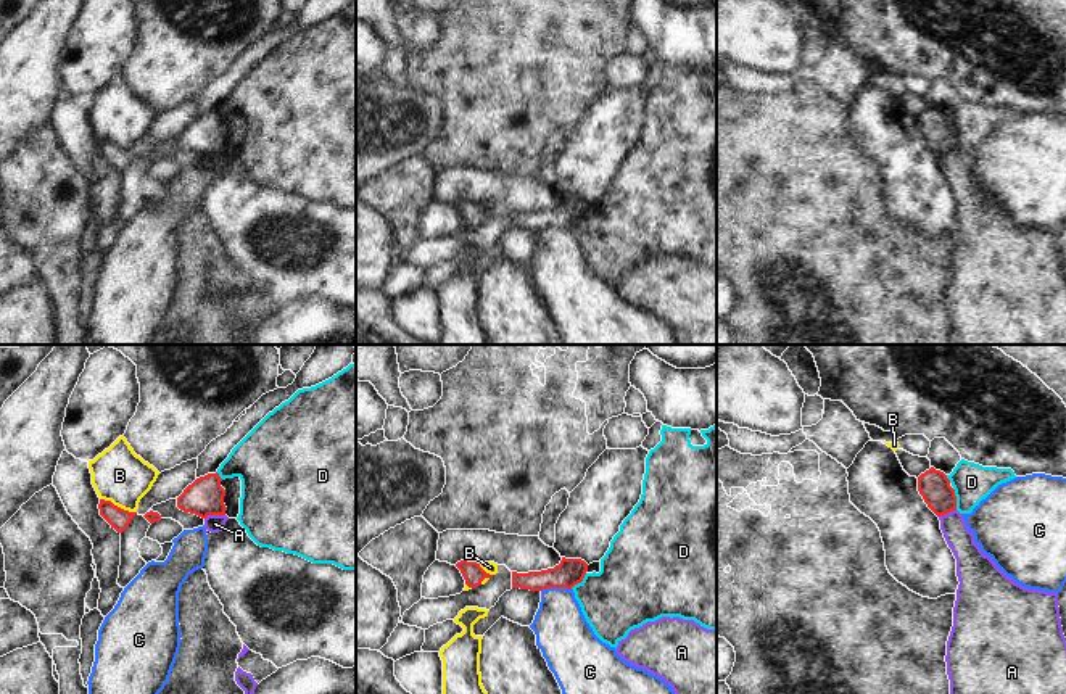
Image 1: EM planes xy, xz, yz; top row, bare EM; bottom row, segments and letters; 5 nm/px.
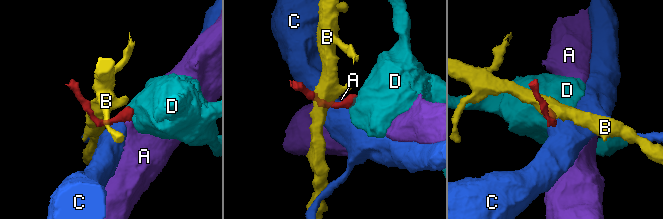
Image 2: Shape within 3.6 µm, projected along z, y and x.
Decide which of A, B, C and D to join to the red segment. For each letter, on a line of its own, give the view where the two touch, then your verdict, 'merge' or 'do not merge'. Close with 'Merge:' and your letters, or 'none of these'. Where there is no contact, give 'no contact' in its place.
A: xy | do not merge
B: xy | do not merge
C: xz | do not merge
D: yz | do not merge
Merge: none of these

